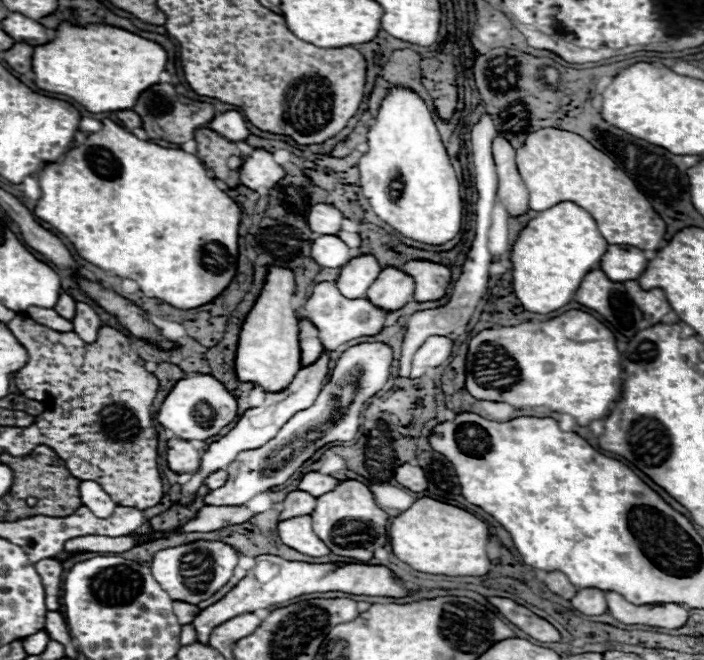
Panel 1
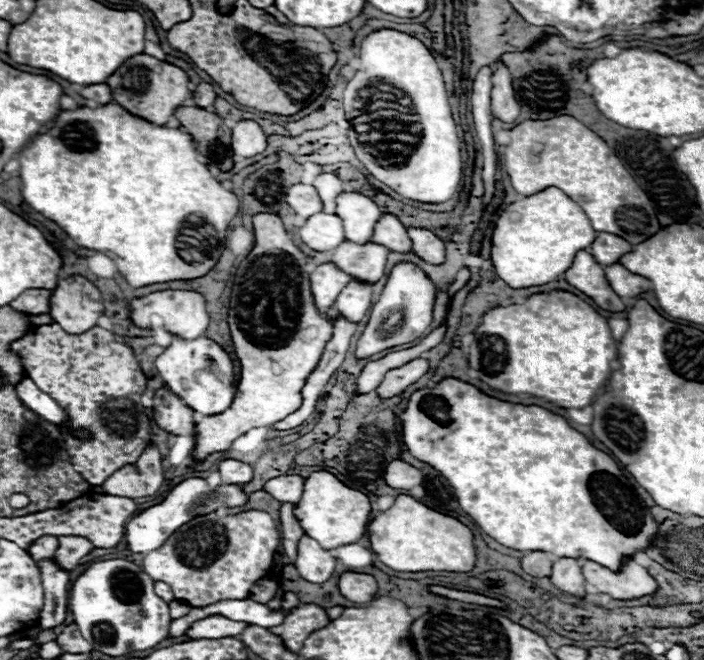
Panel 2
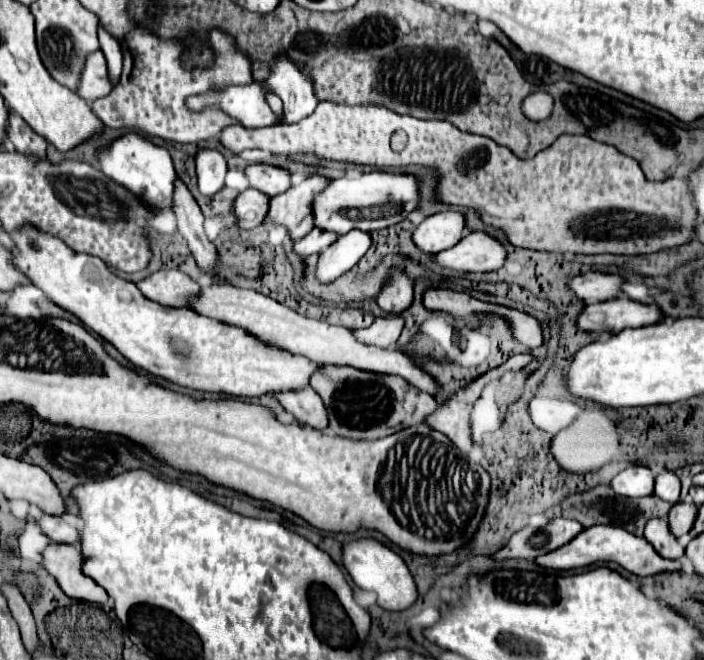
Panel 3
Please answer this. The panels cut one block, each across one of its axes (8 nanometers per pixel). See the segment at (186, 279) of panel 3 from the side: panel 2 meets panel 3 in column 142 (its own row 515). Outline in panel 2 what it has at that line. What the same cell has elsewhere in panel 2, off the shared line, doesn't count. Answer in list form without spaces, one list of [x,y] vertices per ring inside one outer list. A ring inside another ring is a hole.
[[[282,504],[280,508],[280,538],[282,538],[282,552],[290,558],[290,562],[296,560],[296,546],[302,536],[302,528],[294,516],[294,504]]]

